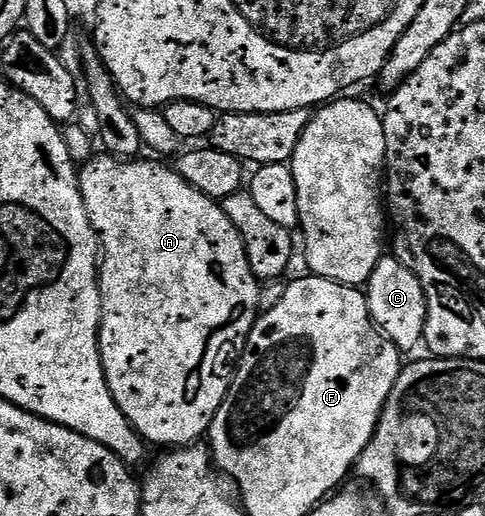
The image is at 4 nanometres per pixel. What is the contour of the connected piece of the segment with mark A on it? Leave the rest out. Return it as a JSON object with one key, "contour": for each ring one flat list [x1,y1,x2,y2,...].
{"contour":[[95,156,81,167,78,183,82,189,88,220,98,233,100,243,102,323,98,329,98,347,106,383,112,392,112,400,116,400,120,412,124,412,124,416,147,443,154,445,155,442,156,445,162,446,158,448,189,446,207,437,214,413,220,408,220,404,226,399,226,393,230,390,230,380,234,377,238,363,242,361,242,353,246,351,246,341,260,313,258,305,260,283,248,264,248,256,240,232,232,224,232,220,228,220,228,216,215,199,204,196,204,192,192,188,188,180,179,176,177,169,170,167,169,170,158,162,103,157]]}

